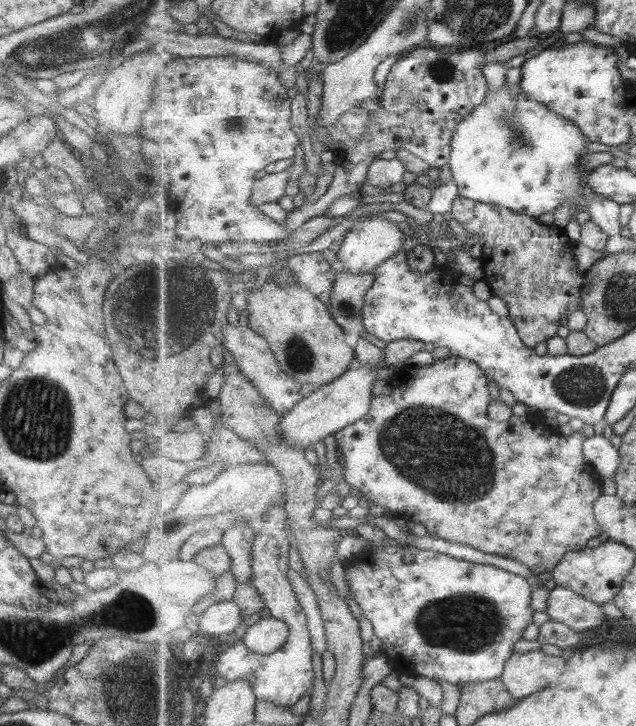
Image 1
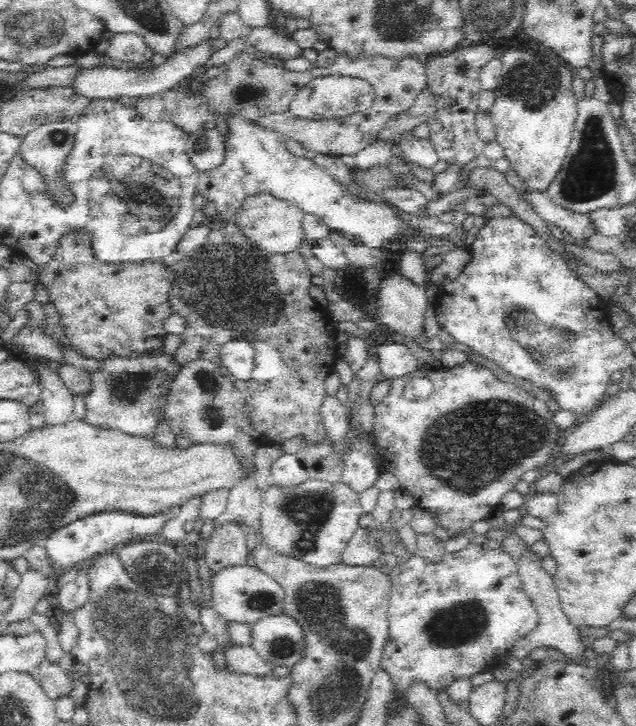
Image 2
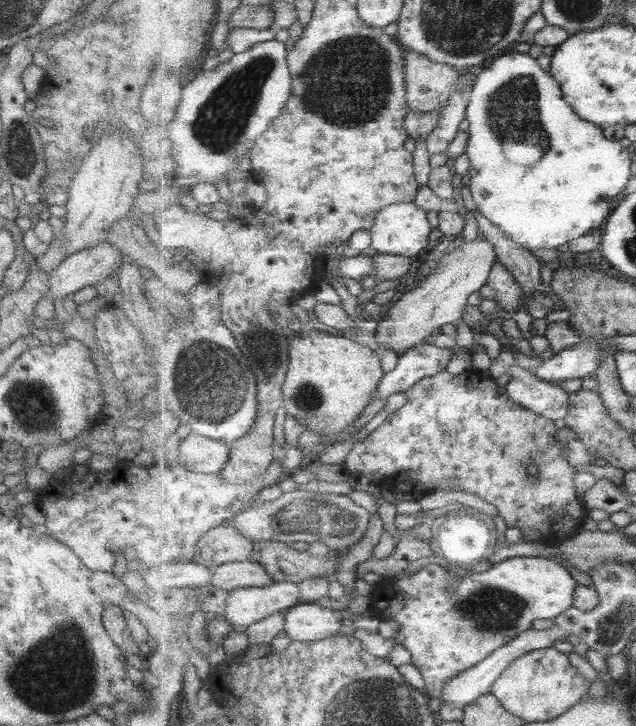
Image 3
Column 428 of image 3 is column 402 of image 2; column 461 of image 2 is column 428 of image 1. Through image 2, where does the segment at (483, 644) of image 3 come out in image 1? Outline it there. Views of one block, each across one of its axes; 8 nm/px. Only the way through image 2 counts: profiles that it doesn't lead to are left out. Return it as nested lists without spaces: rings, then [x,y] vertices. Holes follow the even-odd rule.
[[[397,544],[395,546],[385,546],[378,554],[365,552],[365,560],[360,553],[356,553],[352,561],[346,566],[345,576],[351,595],[362,610],[362,614],[373,626],[375,636],[382,642],[382,651],[389,658],[392,666],[400,670],[400,666],[405,666],[405,674],[415,677],[417,675],[426,676],[435,682],[449,682],[461,686],[467,682],[485,682],[501,678],[504,673],[507,661],[515,654],[515,644],[523,639],[523,632],[529,624],[533,624],[533,606],[531,606],[531,584],[529,580],[507,572],[501,566],[488,564],[477,564],[467,560],[453,558],[444,553],[433,550],[421,550],[411,545],[407,547]]]

